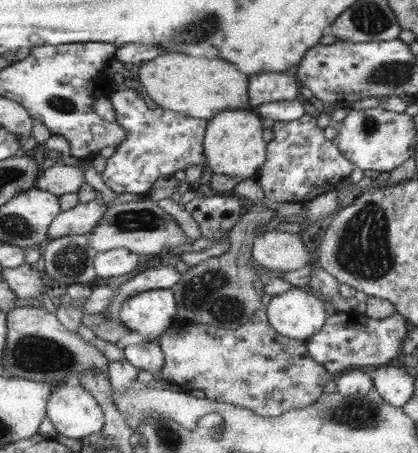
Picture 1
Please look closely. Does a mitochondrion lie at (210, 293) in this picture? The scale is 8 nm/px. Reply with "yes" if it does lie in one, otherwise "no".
yes

